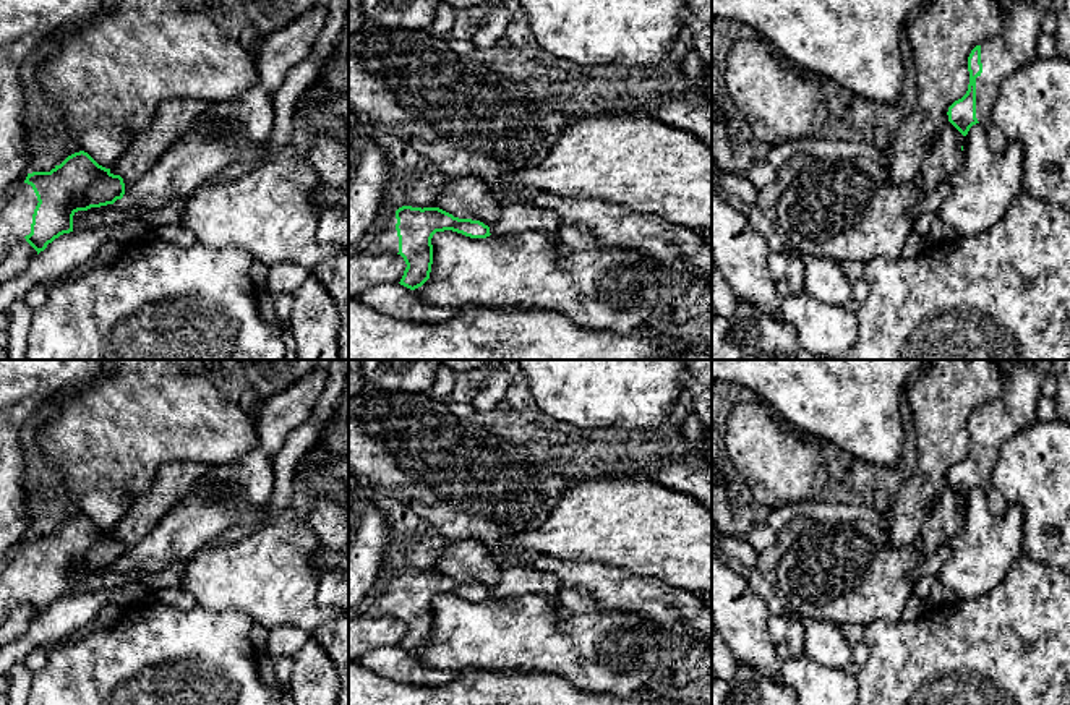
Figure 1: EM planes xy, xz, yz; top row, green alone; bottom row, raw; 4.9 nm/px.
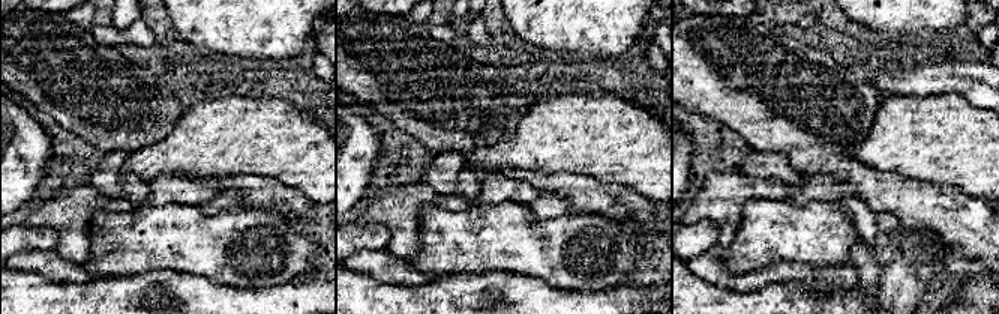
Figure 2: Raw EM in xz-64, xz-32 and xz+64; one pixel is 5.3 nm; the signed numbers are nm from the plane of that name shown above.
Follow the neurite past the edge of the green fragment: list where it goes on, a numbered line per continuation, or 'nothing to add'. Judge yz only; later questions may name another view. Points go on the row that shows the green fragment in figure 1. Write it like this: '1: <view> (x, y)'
1: yz (1015, 46)

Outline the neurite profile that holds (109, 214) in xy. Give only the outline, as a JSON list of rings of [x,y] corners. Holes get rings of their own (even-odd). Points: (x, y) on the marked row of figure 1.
[[[113,204],[91,207],[88,211],[78,211],[73,216],[73,232],[94,229],[102,225],[113,225],[128,219],[139,219],[139,214],[148,211],[146,207],[133,207],[133,206],[122,206],[117,207]]]

